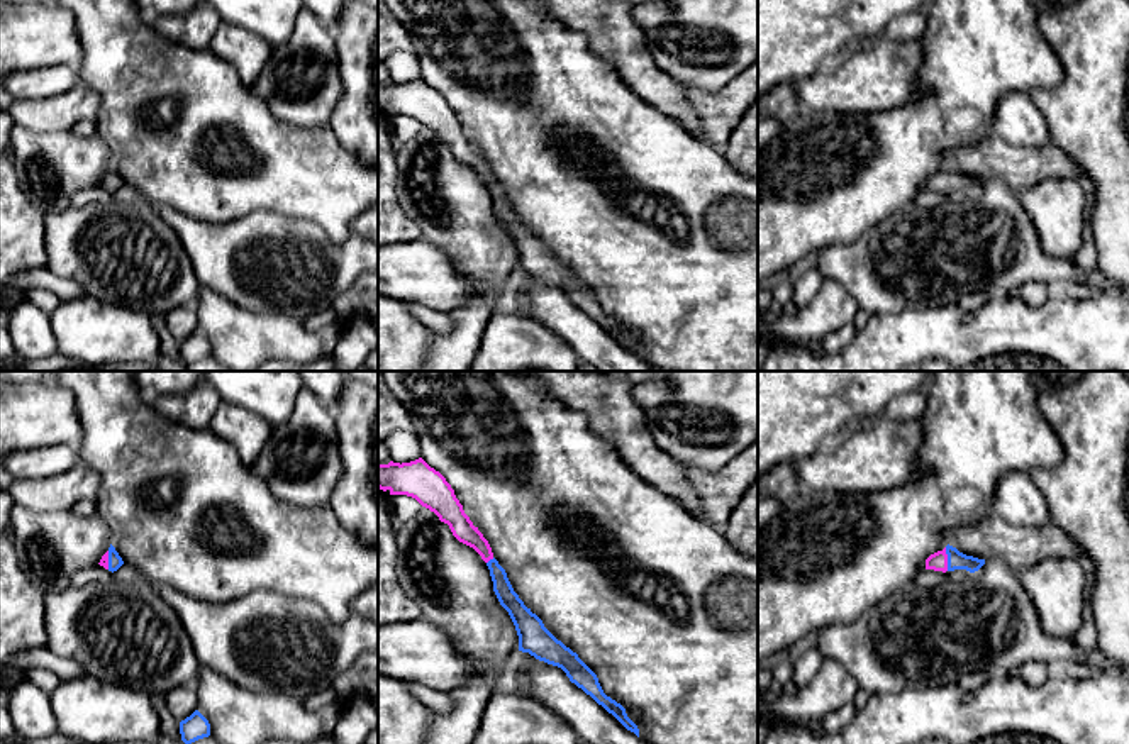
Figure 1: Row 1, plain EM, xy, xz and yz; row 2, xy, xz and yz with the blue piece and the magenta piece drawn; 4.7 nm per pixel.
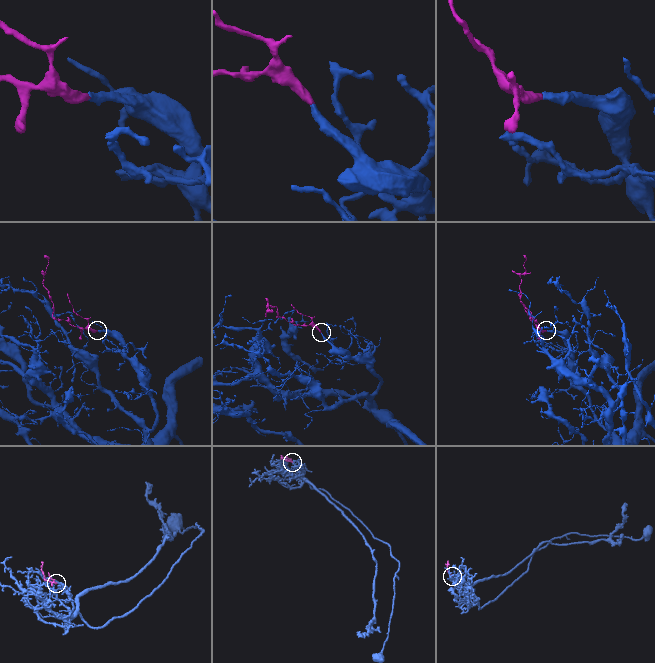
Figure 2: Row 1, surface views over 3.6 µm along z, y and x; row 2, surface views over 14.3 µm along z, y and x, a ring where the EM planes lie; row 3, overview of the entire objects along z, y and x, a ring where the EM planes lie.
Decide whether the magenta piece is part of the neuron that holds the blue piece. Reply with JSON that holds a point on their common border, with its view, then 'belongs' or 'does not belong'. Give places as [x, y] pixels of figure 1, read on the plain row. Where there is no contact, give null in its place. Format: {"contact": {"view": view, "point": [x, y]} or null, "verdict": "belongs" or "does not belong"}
{"contact": {"view": "yz", "point": [948, 180]}, "verdict": "belongs"}

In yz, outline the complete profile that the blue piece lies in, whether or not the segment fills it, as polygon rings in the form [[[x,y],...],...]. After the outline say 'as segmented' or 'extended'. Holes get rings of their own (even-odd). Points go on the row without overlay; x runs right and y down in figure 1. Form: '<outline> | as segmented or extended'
[[[949,164],[943,171],[937,171],[926,180],[926,190],[934,190],[943,193],[954,190],[966,190],[970,193],[975,193],[983,185],[985,180],[966,176]]] | extended

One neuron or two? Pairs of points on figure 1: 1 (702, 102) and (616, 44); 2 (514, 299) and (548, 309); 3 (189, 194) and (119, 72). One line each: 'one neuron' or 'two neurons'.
1: two neurons
2: two neurons
3: one neuron

